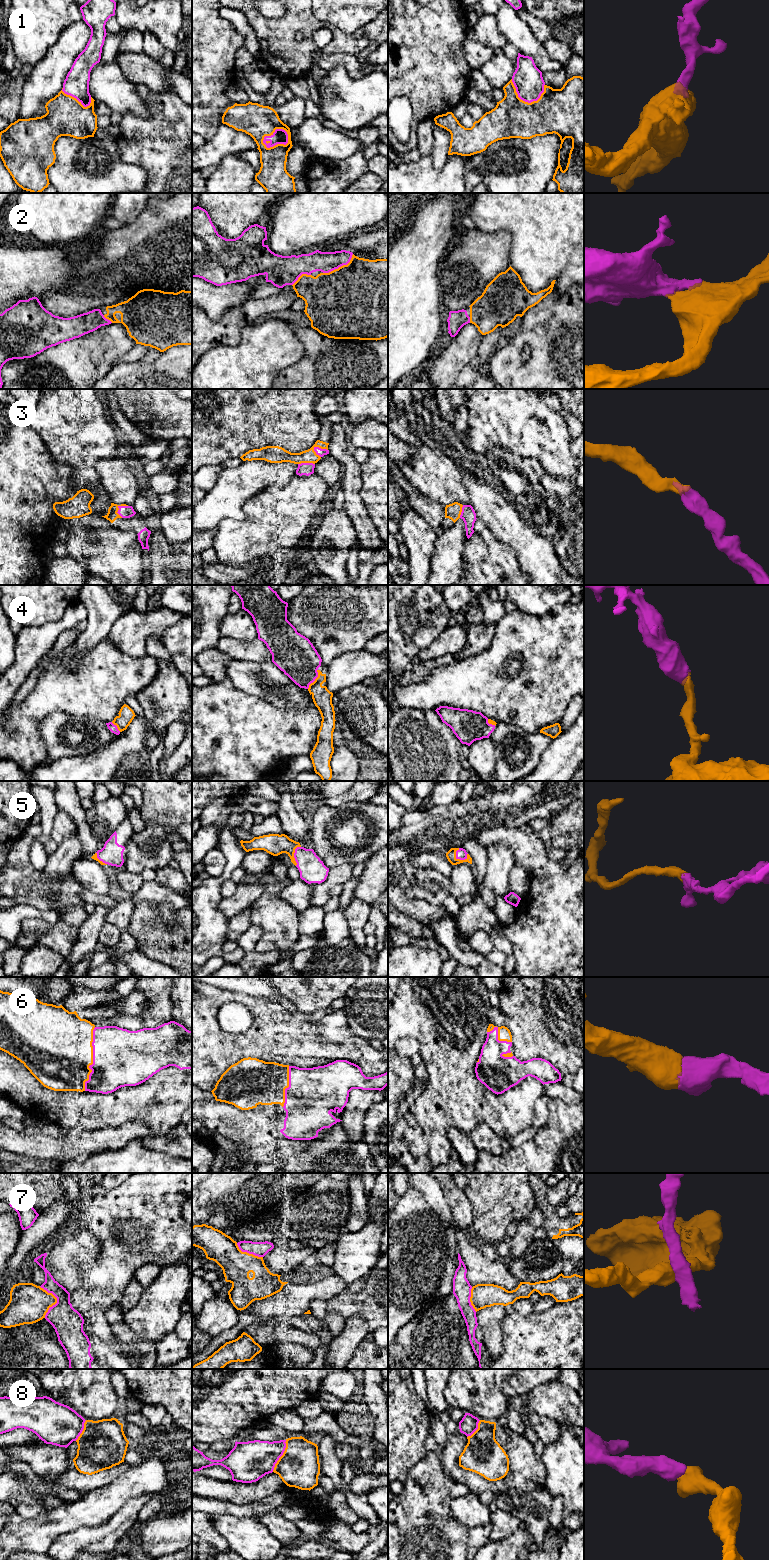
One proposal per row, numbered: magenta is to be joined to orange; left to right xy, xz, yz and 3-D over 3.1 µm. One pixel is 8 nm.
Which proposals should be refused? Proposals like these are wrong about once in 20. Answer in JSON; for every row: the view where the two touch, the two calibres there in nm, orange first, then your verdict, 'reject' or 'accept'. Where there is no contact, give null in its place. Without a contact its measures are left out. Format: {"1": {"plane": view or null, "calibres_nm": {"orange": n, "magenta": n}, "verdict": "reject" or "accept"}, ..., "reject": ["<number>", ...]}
{"1": {"plane": "xz", "calibres_nm": {"orange": 260, "magenta": 120}, "verdict": "accept"}, "2": {"plane": "xz", "calibres_nm": {"orange": 500, "magenta": 160}, "verdict": "accept"}, "3": {"plane": "xz", "calibres_nm": {"orange": 110, "magenta": 60}, "verdict": "accept"}, "4": {"plane": "xz", "calibres_nm": {"orange": 160, "magenta": 320}, "verdict": "accept"}, "5": {"plane": "yz", "calibres_nm": {"orange": 80, "magenta": 90}, "verdict": "accept"}, "6": {"plane": "xy", "calibres_nm": {"orange": 480, "magenta": 460}, "verdict": "accept"}, "7": {"plane": "xy", "calibres_nm": {"orange": 320, "magenta": 240}, "verdict": "reject"}, "8": {"plane": "xz", "calibres_nm": {"orange": 320, "magenta": 320}, "verdict": "accept"}, "reject": ["7"]}

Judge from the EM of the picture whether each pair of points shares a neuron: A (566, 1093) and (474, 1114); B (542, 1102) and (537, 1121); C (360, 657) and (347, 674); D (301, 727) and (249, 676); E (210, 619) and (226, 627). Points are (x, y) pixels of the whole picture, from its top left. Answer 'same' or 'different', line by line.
A: different
B: same
C: same
D: different
E: different

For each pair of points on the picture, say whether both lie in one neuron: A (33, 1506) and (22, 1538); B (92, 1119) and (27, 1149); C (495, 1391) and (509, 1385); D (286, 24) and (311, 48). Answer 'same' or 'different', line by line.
A: different
B: different
C: different
D: same

